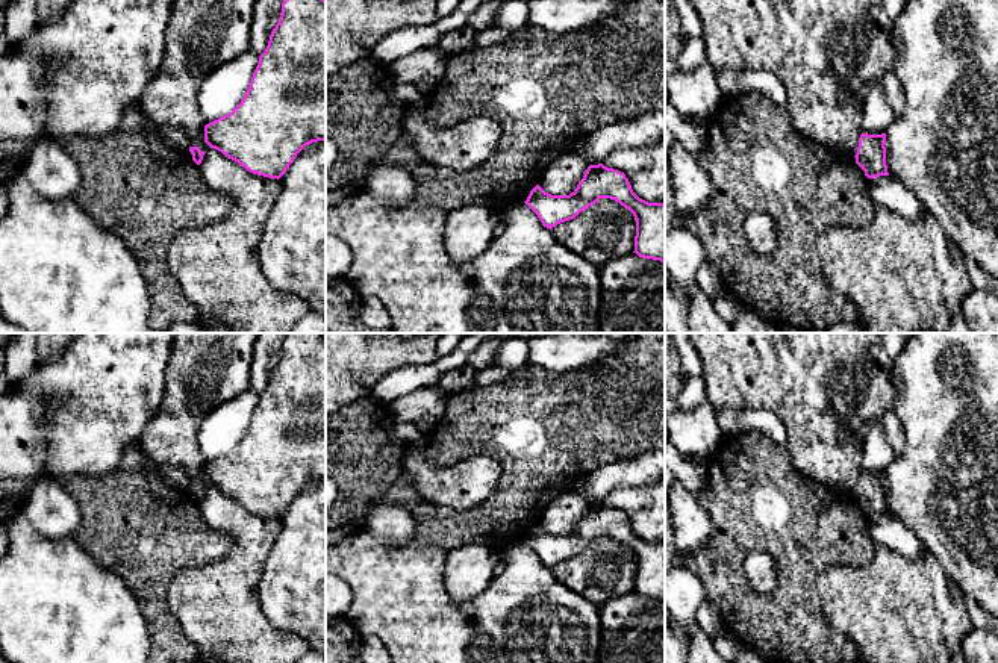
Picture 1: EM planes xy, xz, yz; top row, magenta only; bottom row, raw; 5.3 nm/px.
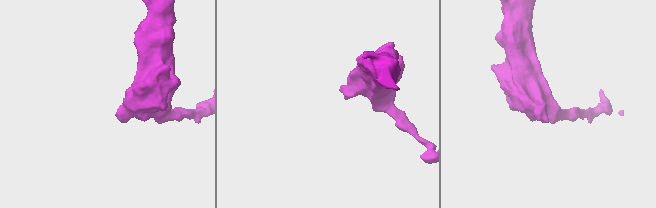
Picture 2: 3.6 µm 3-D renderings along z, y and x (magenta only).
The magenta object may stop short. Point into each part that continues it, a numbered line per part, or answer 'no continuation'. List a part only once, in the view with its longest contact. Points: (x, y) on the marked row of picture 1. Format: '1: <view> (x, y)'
no continuation

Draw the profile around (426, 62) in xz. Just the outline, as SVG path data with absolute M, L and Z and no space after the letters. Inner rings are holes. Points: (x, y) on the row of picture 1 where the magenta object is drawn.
M433 47L415 50L398 58L388 68L395 83L418 83L424 79L441 80L447 68L448 56Z

